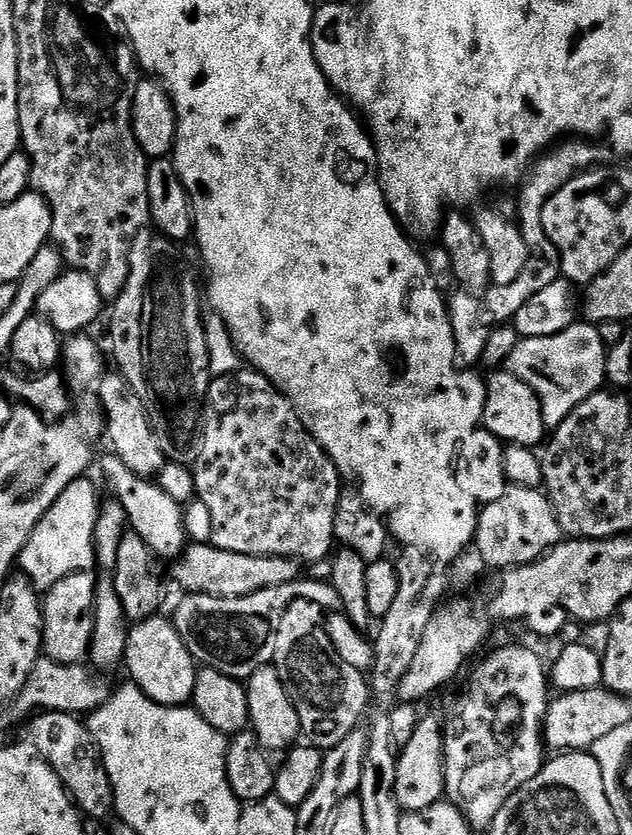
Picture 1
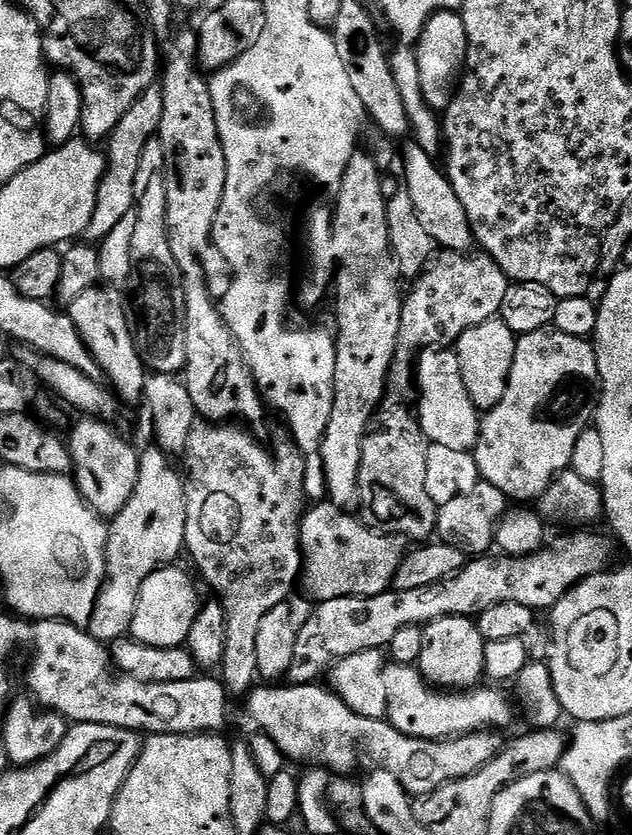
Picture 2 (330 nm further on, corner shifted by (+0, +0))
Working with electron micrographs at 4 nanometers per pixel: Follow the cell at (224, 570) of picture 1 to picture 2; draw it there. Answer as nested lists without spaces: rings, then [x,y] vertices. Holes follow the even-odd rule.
[[[316,502],[300,520],[300,550],[302,553],[302,588],[313,596],[313,601],[333,600],[347,596],[377,596],[392,588],[392,579],[406,555],[405,541],[395,534],[385,534],[369,526],[363,519],[348,516],[345,509],[331,502]]]

